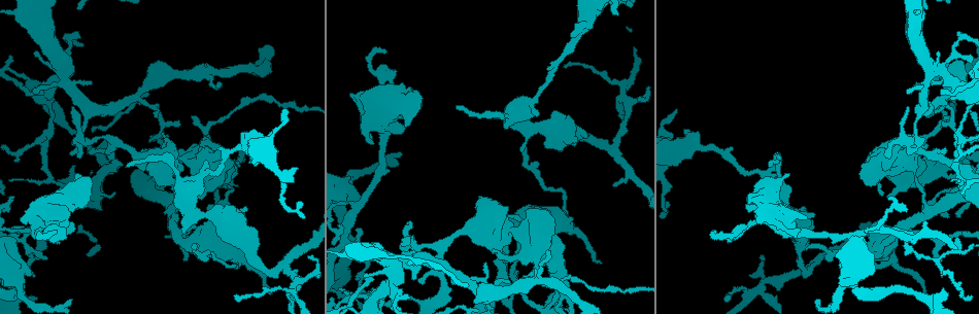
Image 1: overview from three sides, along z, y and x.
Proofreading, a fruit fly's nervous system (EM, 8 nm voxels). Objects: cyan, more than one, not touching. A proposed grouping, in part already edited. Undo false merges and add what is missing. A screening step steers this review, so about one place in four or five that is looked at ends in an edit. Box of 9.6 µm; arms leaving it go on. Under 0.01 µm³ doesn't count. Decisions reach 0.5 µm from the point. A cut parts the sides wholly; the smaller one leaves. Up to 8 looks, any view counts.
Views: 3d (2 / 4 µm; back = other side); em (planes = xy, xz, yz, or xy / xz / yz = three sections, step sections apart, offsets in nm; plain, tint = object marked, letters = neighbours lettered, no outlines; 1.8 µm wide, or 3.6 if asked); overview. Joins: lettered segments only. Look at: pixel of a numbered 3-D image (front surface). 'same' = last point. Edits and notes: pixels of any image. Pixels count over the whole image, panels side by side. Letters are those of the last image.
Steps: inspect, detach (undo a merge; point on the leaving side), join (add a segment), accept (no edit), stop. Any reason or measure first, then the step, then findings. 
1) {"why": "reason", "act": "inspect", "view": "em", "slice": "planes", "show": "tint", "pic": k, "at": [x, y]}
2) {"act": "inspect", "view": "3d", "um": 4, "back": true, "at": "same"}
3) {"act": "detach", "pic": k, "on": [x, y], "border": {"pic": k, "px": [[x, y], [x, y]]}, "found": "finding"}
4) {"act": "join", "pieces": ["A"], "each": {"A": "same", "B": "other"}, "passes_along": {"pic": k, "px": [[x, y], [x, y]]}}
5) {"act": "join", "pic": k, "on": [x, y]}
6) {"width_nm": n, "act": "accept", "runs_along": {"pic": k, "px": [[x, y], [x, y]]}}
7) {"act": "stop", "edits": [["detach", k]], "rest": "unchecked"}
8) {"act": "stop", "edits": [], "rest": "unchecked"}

{"why": "three arms meet", "act": "inspect", "view": "3d", "um": 4, "pic": 1, "at": [513, 107]}

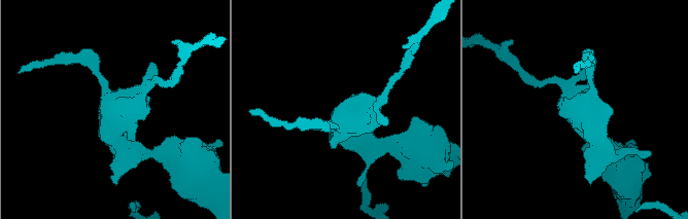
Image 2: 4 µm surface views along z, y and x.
{"why": "shape alone is not enough", "act": "inspect", "view": "em", "slice": "yz", "step": 4, "show": "tint", "pic": 2, "at": [348, 116]}

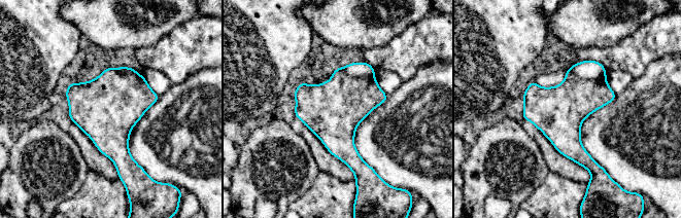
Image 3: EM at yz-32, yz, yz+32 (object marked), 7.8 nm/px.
{"why": "another direction", "act": "inspect", "view": "em", "slice": "xz", "step": 4, "show": "letters", "at": "same"}

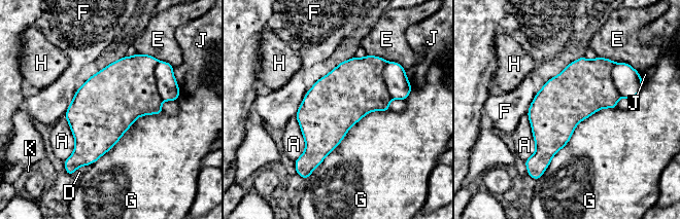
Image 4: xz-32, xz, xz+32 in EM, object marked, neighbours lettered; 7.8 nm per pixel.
{"act": "detach", "pic": 4, "on": [168, 88], "each": {"A": "other", "D": "other", "E": "other", "F": "other", "G": "other", "H": "other", "J": "other", "K": "other"}, "border": {"pic": 4, "px": [[158, 61], [155, 80], [163, 100]]}, "found": "two neurons meet here"}

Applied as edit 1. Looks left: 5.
{"act": "inspect", "view": "overview"}

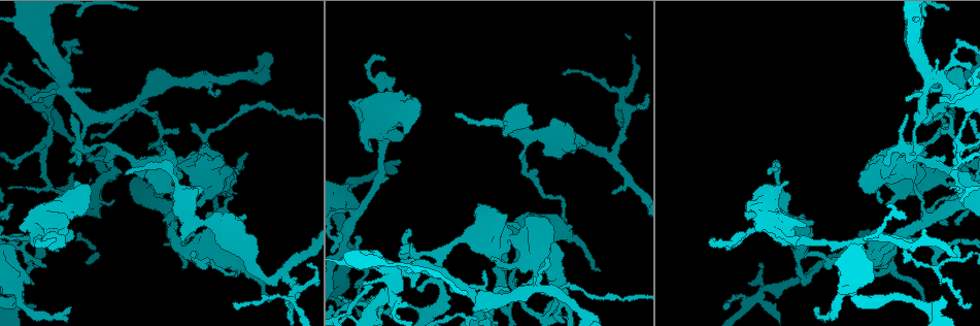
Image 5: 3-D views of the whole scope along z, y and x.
{"why": "free end", "act": "inspect", "view": "3d", "um": 4, "pic": 5, "at": [881, 198]}

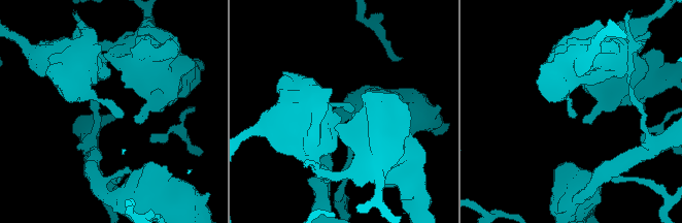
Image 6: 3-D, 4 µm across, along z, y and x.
{"why": "need the tissue", "act": "inspect", "view": "em", "slice": "xz", "step": 4, "show": "plain", "pic": 6, "at": [122, 114]}

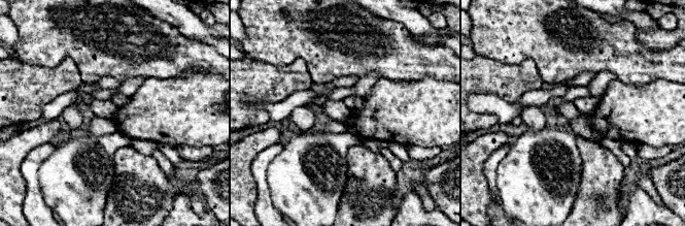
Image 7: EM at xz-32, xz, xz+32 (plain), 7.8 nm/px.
{"act": "inspect", "view": "em", "slice": "xz", "step": 4, "show": "letters", "at": "same"}

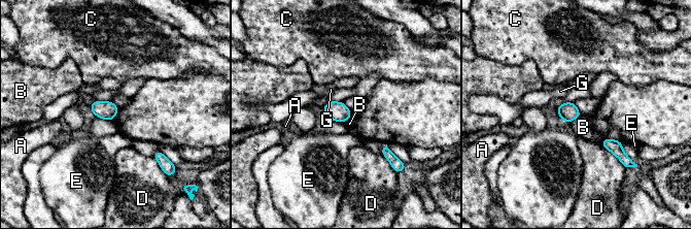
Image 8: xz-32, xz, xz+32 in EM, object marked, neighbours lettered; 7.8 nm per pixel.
{"width_nm": 140, "act": "accept", "each": {"A": "other", "B": "other", "C": "other", "D": "other", "E": "other", "G": "other"}, "border": {"pic": 8, "px": [[582, 115], [568, 123]]}, "found": "none of them fits"}

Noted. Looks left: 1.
{"act": "stop", "edits": [["detach", 4]], "rest": "unchecked"}

